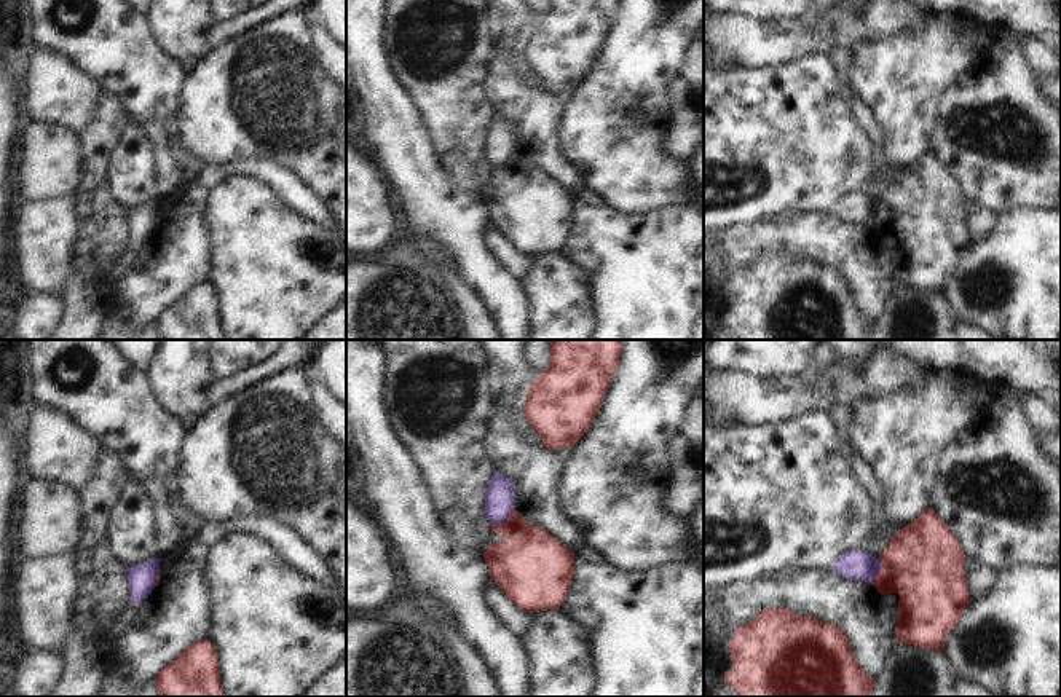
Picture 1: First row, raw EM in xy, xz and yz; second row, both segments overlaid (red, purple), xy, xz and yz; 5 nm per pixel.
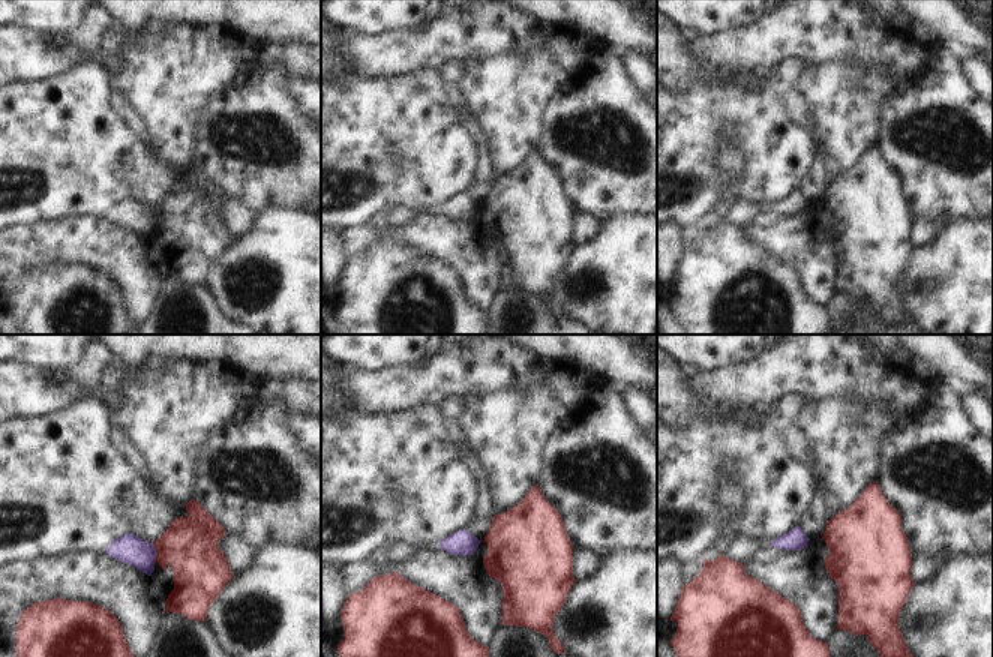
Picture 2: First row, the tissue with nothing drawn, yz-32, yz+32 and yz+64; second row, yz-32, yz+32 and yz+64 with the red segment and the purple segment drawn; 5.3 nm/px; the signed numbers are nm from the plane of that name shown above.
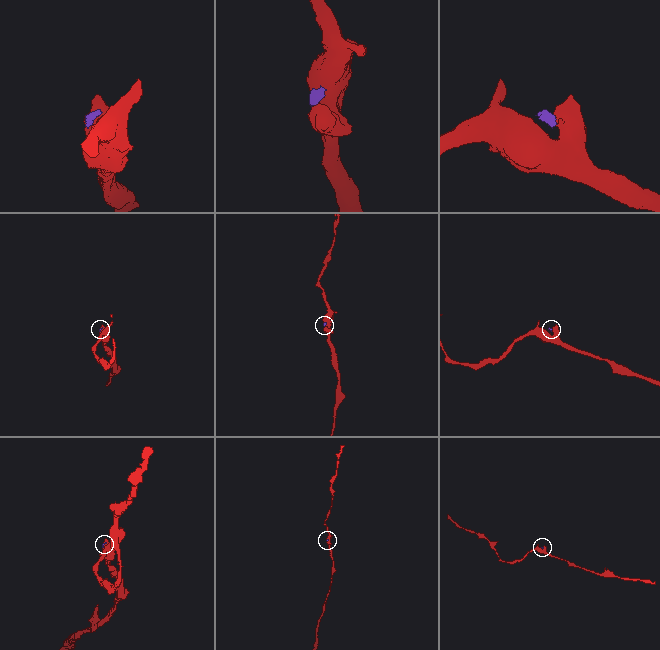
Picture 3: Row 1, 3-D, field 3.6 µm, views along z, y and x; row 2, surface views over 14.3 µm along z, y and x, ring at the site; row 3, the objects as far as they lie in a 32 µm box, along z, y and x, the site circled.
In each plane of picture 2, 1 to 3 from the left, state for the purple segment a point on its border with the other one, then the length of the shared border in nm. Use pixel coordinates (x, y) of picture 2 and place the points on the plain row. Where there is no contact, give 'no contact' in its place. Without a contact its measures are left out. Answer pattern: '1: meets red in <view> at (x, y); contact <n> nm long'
1: meets red in yz-32 at (156, 215); contact 110 nm long
2: no contact
3: no contact

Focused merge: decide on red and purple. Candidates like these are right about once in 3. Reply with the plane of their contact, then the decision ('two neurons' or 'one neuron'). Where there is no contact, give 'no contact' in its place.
meets red in yz; two neurons

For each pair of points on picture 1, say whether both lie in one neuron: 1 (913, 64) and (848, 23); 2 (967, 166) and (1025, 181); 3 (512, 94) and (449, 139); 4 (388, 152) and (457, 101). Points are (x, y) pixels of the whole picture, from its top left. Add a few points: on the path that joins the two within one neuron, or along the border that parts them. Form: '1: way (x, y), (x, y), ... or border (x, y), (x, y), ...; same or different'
1: border (908, 26), (892, 35), (865, 40), (855, 48); different
2: way (982, 166), (1010, 166); same
3: border (485, 72), (484, 93), (495, 112); different
4: border (407, 91), (437, 160); different

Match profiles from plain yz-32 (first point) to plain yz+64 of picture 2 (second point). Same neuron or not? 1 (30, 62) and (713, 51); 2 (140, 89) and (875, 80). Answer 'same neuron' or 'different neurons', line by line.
1: same neuron
2: same neuron

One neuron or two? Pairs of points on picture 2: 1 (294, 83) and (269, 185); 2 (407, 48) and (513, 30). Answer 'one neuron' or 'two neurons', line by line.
1: two neurons
2: one neuron

